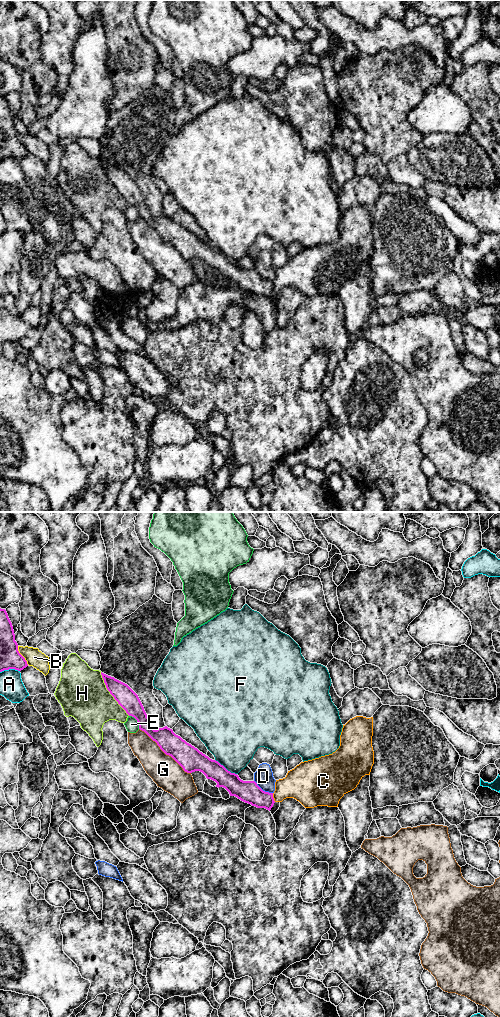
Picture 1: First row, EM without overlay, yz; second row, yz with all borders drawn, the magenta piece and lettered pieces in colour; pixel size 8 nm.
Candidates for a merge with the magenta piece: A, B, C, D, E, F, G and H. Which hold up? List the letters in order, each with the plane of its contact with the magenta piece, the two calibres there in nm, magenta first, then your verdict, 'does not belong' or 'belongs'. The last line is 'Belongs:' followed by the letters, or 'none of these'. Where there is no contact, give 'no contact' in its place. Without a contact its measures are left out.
A: contact in yz; calibres 170 and 190 nm; does not belong
B: contact in yz; calibres 170 and 140 nm; does not belong
C: contact in yz; calibres 180 and 260 nm; does not belong
D: contact in yz; calibres 180 and 150 nm; does not belong
E: contact in yz; calibres 160 and 100 nm; does not belong
F: contact in yz; calibres 170 and 420 nm; does not belong
G: contact in yz; calibres 190 and 240 nm; does not belong
H: contact in yz; calibres 160 and 400 nm; does not belong
Belongs: none of these

